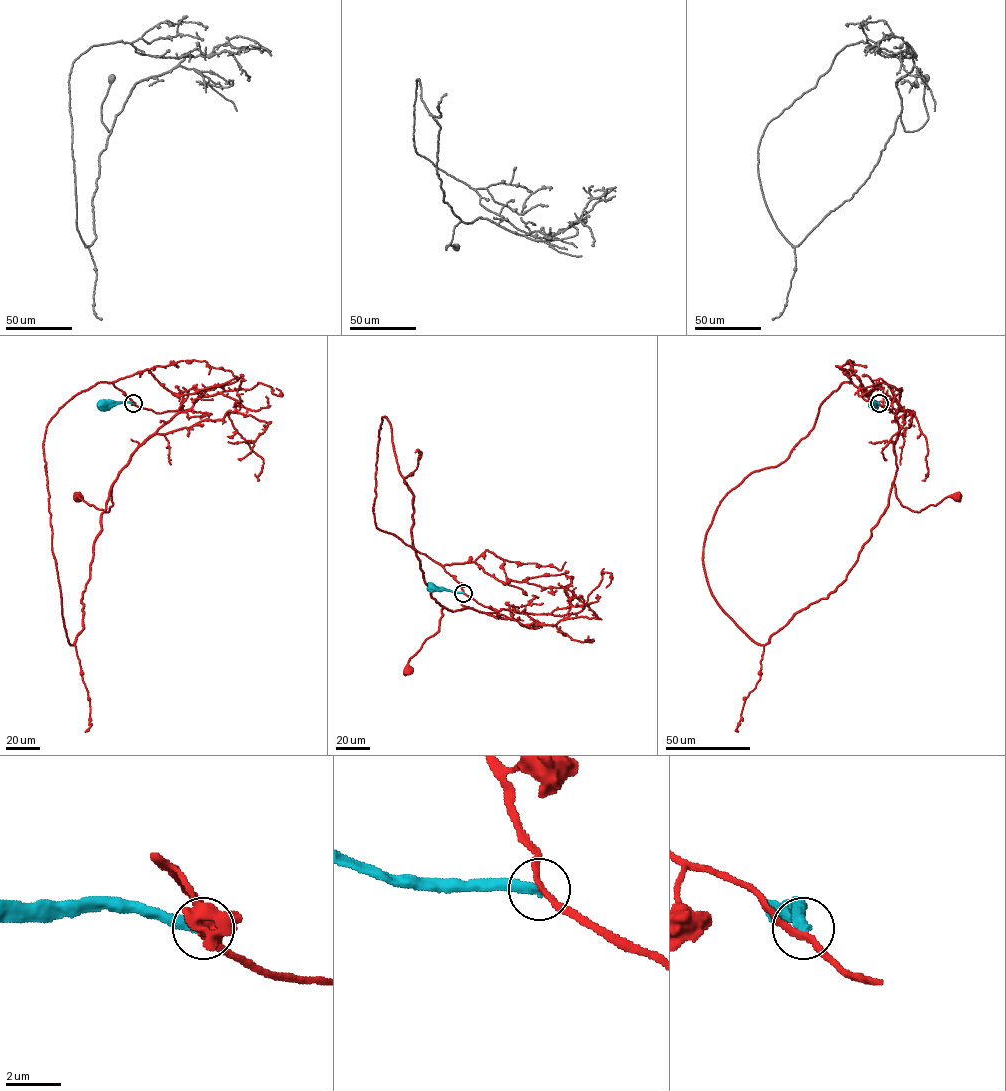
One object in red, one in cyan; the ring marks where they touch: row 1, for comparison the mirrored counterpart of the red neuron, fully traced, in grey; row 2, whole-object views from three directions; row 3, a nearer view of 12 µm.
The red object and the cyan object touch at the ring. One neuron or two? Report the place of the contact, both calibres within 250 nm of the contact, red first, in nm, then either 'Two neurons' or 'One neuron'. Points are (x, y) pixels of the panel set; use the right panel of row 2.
Place: (879, 403). Thickness 240 nm (red) against 380 nm. Two neurons

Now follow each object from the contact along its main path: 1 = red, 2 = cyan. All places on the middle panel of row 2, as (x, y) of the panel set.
1: (463, 592), (441, 566), (376, 527), (382, 417), (413, 494), (412, 547), (443, 607), (439, 630), (408, 670)
2: (463, 593), (431, 588)

